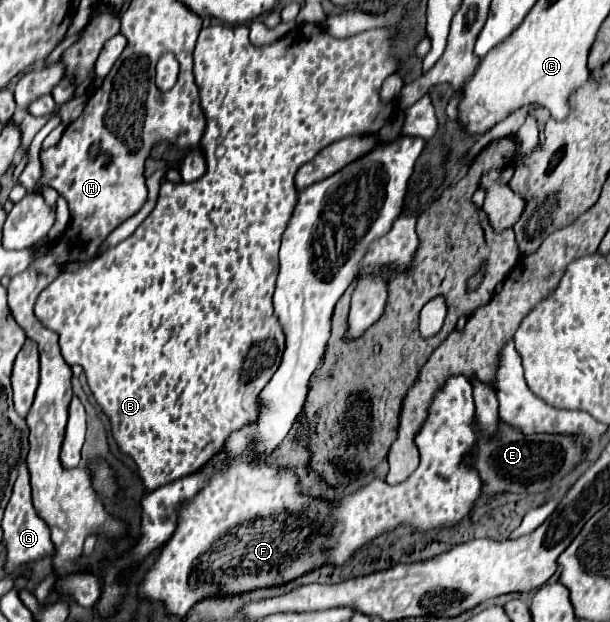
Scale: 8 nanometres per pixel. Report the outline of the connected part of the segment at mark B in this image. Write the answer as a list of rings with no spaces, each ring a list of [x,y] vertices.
[[[307,23],[299,25],[273,44],[255,47],[249,41],[247,25],[213,25],[201,29],[193,51],[193,73],[195,83],[199,87],[201,107],[207,119],[205,133],[199,143],[199,149],[203,151],[203,157],[207,161],[205,175],[193,183],[163,181],[155,209],[131,237],[103,251],[95,261],[83,265],[81,269],[61,273],[51,285],[47,285],[39,293],[35,303],[37,319],[45,327],[59,333],[59,345],[65,361],[83,367],[97,405],[111,421],[111,435],[117,441],[119,451],[133,457],[139,469],[139,477],[147,491],[155,491],[167,483],[173,483],[173,479],[193,475],[225,447],[225,441],[233,431],[239,431],[257,419],[259,391],[263,391],[271,375],[277,371],[281,355],[285,351],[285,335],[283,329],[279,327],[279,321],[273,315],[271,299],[279,271],[281,235],[297,203],[297,189],[293,181],[295,173],[303,163],[311,161],[323,147],[351,135],[377,135],[379,129],[393,119],[397,107],[383,107],[383,101],[379,97],[383,81],[401,69],[401,61],[393,55],[391,39],[393,33],[389,29],[371,29],[367,33],[341,41],[331,37],[323,27]]]

